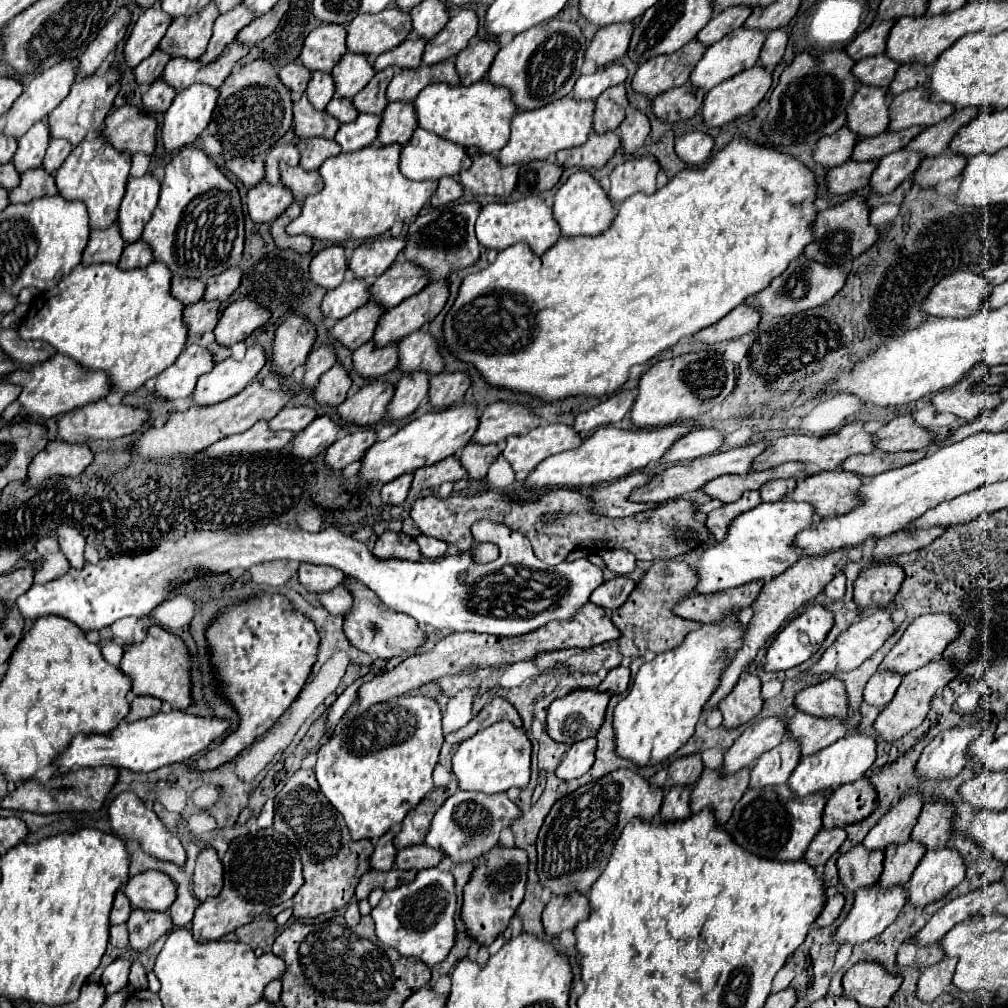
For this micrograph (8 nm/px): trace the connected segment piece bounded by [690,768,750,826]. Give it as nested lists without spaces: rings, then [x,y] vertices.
[[[742,768],[742,772],[736,772],[728,778],[722,778],[718,770],[704,770],[702,778],[698,780],[690,796],[692,814],[710,808],[716,816],[718,826],[724,826],[736,802],[742,798],[744,790],[748,788],[748,776],[750,768]]]

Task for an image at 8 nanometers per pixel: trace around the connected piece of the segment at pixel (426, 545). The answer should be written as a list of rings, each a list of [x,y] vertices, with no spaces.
[[[424,534],[418,536],[418,546],[420,546],[420,552],[426,558],[440,558],[448,550],[448,544],[446,542],[436,540],[436,538],[430,538],[430,536],[424,536]]]

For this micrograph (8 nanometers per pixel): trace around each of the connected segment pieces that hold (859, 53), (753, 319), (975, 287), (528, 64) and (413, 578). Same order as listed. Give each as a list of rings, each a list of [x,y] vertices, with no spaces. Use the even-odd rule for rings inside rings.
[[[882,22],[882,24],[872,24],[864,32],[860,32],[844,50],[846,54],[858,62],[868,56],[878,56],[884,54],[886,50],[886,38],[894,22]]]
[[[740,304],[740,308],[732,310],[720,324],[712,324],[712,328],[704,328],[692,336],[694,342],[704,342],[704,344],[718,344],[724,340],[734,340],[756,328],[760,322],[760,314],[752,306]]]
[[[954,272],[942,278],[924,300],[922,310],[930,316],[964,318],[982,310],[990,284],[974,272]]]
[[[548,20],[536,28],[530,28],[528,32],[514,36],[506,48],[500,48],[488,70],[488,82],[508,88],[518,110],[542,108],[544,104],[570,96],[580,76],[586,48],[588,42],[576,24],[564,20]]]
[[[480,520],[472,526],[472,534],[478,542],[494,542],[500,548],[500,556],[494,562],[488,564],[474,564],[468,552],[462,552],[458,556],[444,556],[438,562],[410,562],[410,560],[380,560],[368,548],[354,540],[352,536],[342,534],[334,526],[326,526],[324,530],[310,534],[304,530],[288,532],[280,526],[268,524],[262,528],[256,528],[252,532],[240,532],[240,534],[224,534],[224,532],[194,532],[186,534],[178,542],[162,542],[158,548],[140,554],[140,556],[110,556],[100,560],[98,564],[84,564],[82,570],[70,568],[68,574],[50,580],[46,584],[34,584],[26,594],[22,594],[16,604],[20,610],[20,616],[24,620],[38,620],[44,616],[62,616],[74,622],[80,630],[102,630],[110,624],[114,624],[120,618],[126,616],[142,616],[150,614],[166,596],[168,590],[176,584],[182,584],[196,574],[208,574],[208,572],[228,572],[234,568],[248,570],[254,564],[262,562],[274,562],[274,560],[296,560],[296,562],[310,562],[310,564],[326,564],[332,568],[342,570],[346,576],[352,576],[360,580],[364,586],[368,586],[376,596],[392,610],[404,612],[418,620],[420,624],[428,624],[440,630],[450,632],[476,632],[476,634],[494,634],[494,636],[524,636],[536,628],[542,628],[544,624],[552,620],[568,620],[572,618],[590,598],[592,590],[598,588],[604,582],[604,574],[598,566],[594,566],[588,558],[580,558],[574,562],[562,562],[556,566],[544,564],[536,554],[532,552],[532,546],[528,540],[520,534],[510,530],[504,524]],[[458,572],[468,572],[466,584],[458,582]]]

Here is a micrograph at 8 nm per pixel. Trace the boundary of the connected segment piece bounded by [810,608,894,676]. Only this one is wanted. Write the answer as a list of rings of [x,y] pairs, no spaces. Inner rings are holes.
[[[876,608],[870,616],[860,618],[854,622],[846,632],[842,632],[836,642],[822,654],[822,658],[812,666],[810,674],[834,674],[834,672],[850,672],[858,668],[864,660],[868,660],[884,642],[888,636],[894,634],[894,624],[890,622],[890,608]]]

